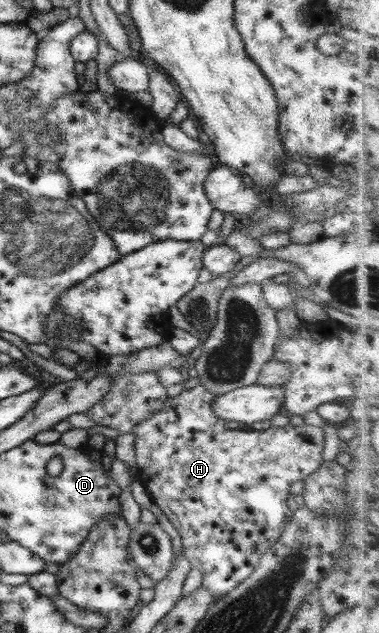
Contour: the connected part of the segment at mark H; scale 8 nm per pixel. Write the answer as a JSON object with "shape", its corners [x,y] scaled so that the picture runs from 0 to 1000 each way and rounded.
{"shape":[[[528,607],[507,611],[501,616],[480,616],[464,627],[443,627],[433,632],[433,640],[417,652],[393,656],[391,662],[361,668],[348,676],[348,687],[354,687],[354,724],[359,727],[359,750],[356,758],[369,761],[385,771],[396,782],[398,791],[422,803],[422,809],[438,815],[443,825],[464,836],[475,845],[480,858],[480,878],[496,886],[504,897],[520,897],[533,908],[530,926],[536,926],[565,945],[602,938],[612,930],[623,929],[646,913],[665,907],[670,897],[683,889],[686,880],[712,869],[718,859],[728,856],[744,837],[755,833],[755,826],[765,821],[770,807],[755,799],[755,787],[765,779],[760,768],[768,761],[781,758],[802,758],[826,744],[839,741],[847,733],[847,711],[852,709],[852,684],[850,679],[834,673],[797,671],[770,675],[757,670],[747,676],[712,675],[697,681],[646,681],[639,675],[620,679],[602,679],[591,673],[591,665],[570,660],[559,654],[559,632],[565,624],[544,618]]]}

